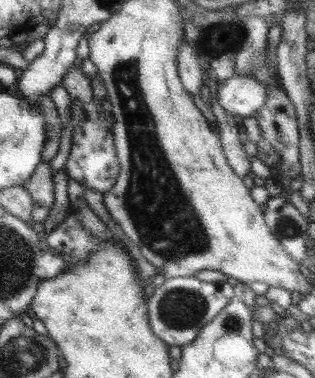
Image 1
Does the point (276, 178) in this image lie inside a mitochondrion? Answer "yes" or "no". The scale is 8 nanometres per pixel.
no

